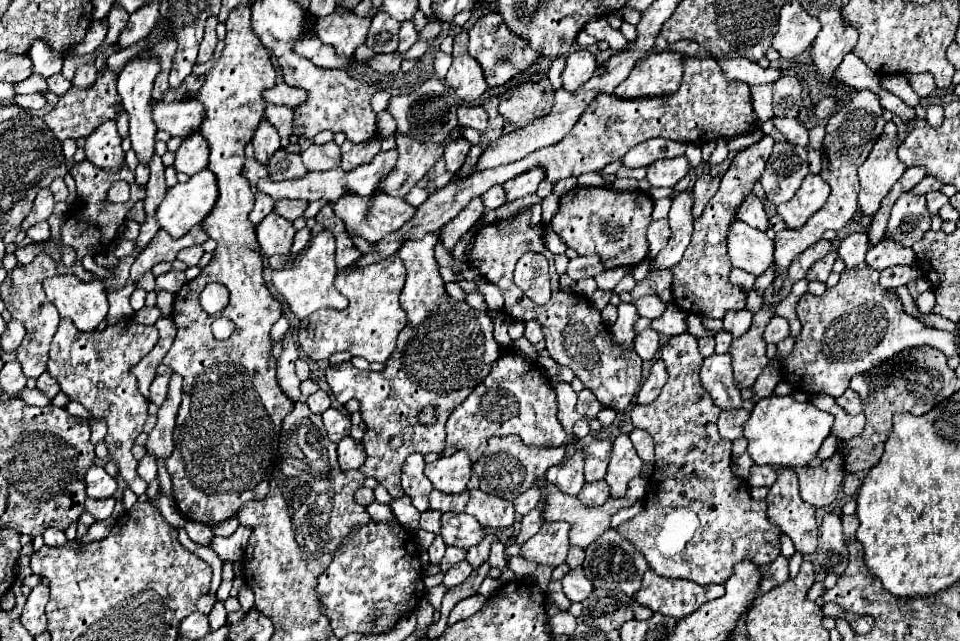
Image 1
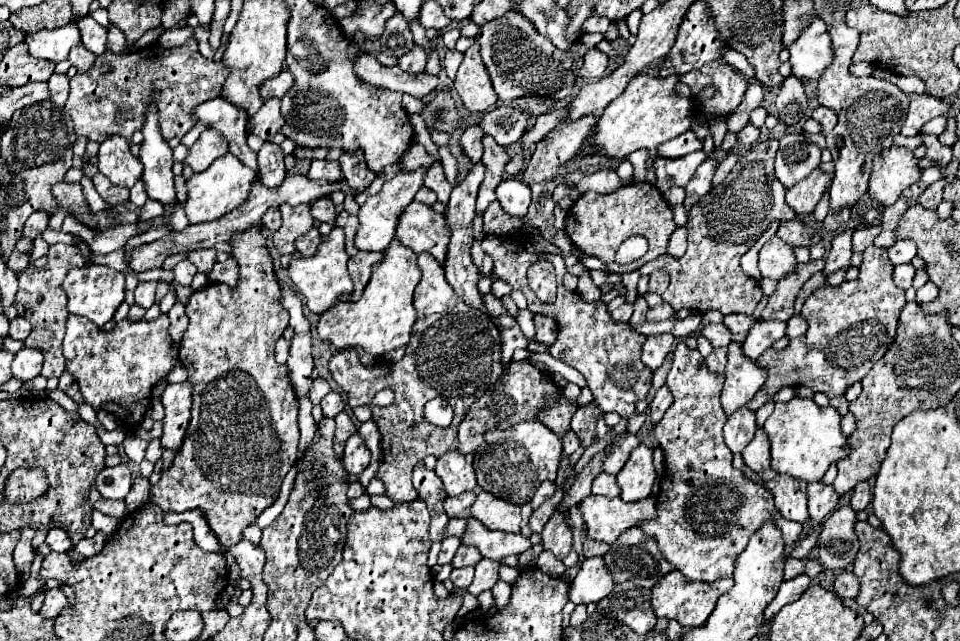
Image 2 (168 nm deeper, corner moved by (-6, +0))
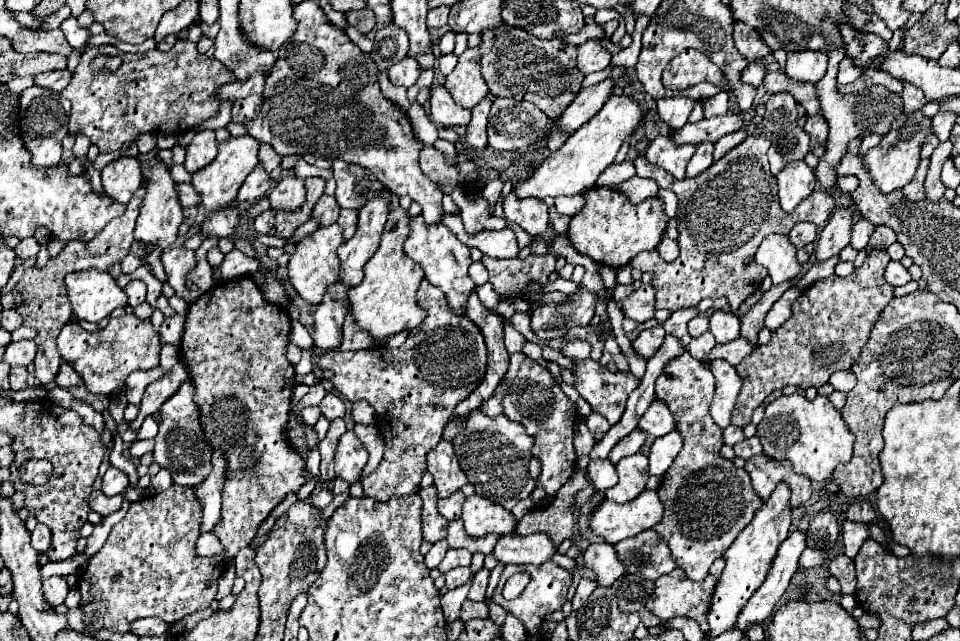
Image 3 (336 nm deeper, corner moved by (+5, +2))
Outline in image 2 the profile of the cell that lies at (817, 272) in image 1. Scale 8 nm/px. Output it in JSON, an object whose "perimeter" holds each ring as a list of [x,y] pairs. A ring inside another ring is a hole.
{"perimeter":[[[847,229],[847,231],[835,235],[831,251],[825,259],[825,269],[823,269],[825,275],[833,275],[835,271],[849,267],[849,259],[853,255],[853,251],[851,251],[851,233],[853,233],[853,229]]]}

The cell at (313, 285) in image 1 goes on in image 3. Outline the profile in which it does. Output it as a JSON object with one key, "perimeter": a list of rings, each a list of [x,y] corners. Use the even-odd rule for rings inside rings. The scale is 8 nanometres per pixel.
{"perimeter":[[[338,223],[324,227],[320,225],[312,235],[304,237],[298,245],[294,255],[290,255],[290,263],[288,263],[288,275],[290,281],[294,285],[294,289],[298,291],[298,295],[310,303],[310,305],[318,305],[324,297],[324,293],[328,291],[328,287],[334,283],[334,275],[338,275],[338,255],[336,249],[344,243],[342,237],[342,227]]]}

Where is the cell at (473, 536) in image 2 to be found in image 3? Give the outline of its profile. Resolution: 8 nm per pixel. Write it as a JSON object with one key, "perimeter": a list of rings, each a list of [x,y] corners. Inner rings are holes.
{"perimeter":[[[510,533],[498,541],[492,555],[502,563],[542,565],[544,561],[552,559],[554,553],[556,553],[556,545],[546,533],[534,533],[528,537]]]}

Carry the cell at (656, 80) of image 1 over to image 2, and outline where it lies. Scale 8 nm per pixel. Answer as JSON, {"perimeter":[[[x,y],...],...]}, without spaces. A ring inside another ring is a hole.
{"perimeter":[[[639,73],[633,77],[623,95],[611,101],[605,113],[599,117],[595,145],[601,147],[609,157],[627,157],[631,151],[637,151],[641,147],[653,151],[657,145],[685,133],[691,127],[693,105],[687,97],[677,95],[677,83],[679,75],[651,77]]]}

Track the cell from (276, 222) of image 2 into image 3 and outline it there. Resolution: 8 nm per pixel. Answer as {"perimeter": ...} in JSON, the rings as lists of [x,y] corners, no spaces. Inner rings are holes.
{"perimeter":[[[270,209],[270,211],[264,211],[264,213],[258,215],[256,221],[254,221],[256,233],[270,233],[272,225],[274,225],[274,211],[272,211],[272,209]]]}

